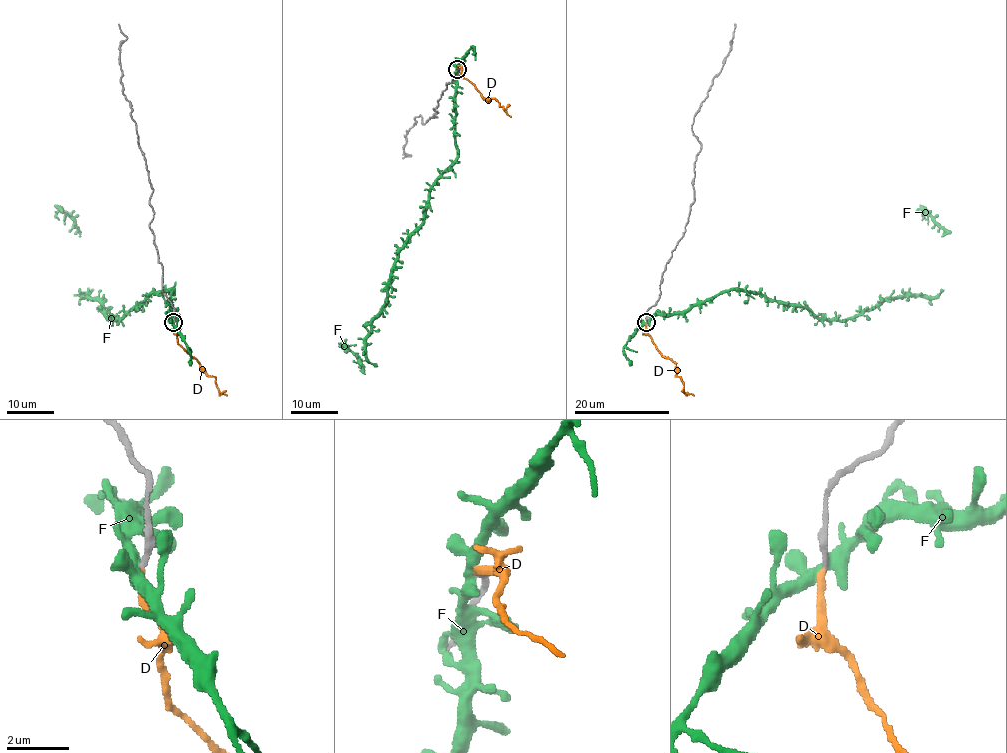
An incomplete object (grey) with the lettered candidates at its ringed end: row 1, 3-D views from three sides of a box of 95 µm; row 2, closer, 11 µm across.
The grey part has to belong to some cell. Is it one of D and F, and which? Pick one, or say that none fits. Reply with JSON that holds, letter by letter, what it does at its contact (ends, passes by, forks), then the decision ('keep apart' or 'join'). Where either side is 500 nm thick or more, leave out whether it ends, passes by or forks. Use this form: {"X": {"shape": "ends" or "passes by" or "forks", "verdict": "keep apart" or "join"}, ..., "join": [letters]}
{"D": {"shape": "ends", "verdict": "keep apart"}, "F": {"shape": "forks", "verdict": "keep apart"}, "join": []}

